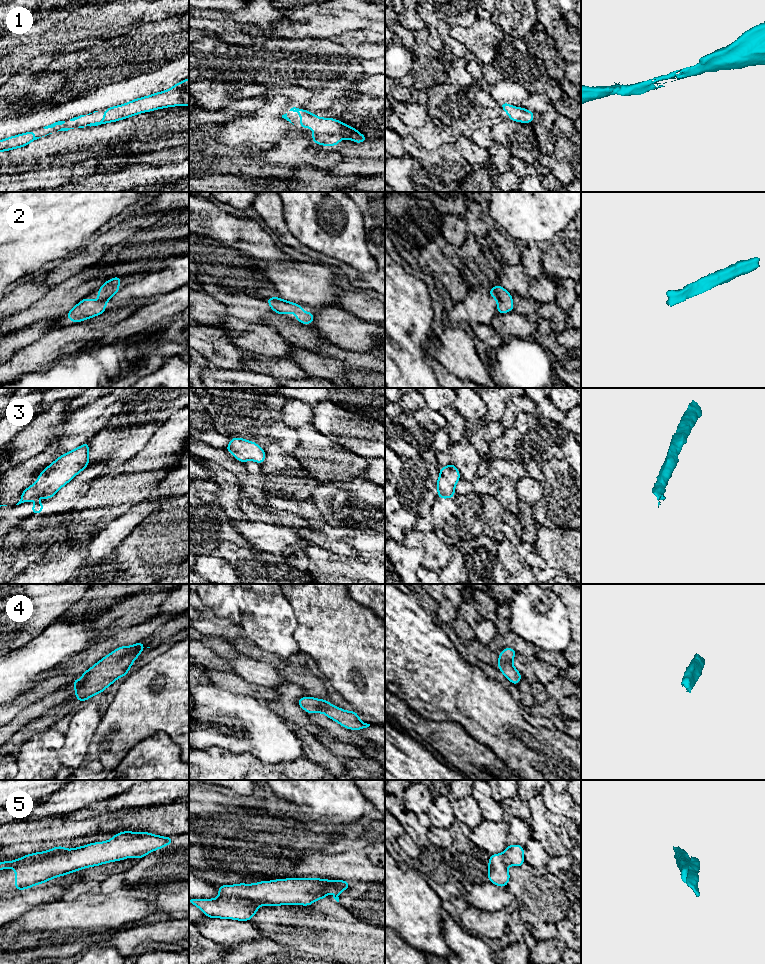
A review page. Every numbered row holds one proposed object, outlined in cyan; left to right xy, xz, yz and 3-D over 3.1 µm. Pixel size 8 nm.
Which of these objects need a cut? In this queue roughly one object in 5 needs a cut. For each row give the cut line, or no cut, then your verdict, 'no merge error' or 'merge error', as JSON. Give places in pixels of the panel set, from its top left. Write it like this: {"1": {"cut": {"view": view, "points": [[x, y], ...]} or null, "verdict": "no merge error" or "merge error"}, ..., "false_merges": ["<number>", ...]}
{"1": {"cut": null, "verdict": "no merge error"}, "2": {"cut": null, "verdict": "no merge error"}, "3": {"cut": null, "verdict": "no merge error"}, "4": {"cut": null, "verdict": "no merge error"}, "5": {"cut": {"view": "xy", "points": [[64, 849], [25, 859], [14, 866]]}, "verdict": "merge error"}, "false_merges": ["5"]}

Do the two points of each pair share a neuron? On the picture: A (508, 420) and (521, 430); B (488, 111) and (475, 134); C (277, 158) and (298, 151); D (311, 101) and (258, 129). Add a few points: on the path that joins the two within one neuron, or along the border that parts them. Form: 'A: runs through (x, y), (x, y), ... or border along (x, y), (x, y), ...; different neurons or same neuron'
A: border along (532, 413), (519, 412), (514, 423), (505, 429); different neurons
B: runs through (482, 117), (477, 128); same neuron
C: runs through (282, 154), (293, 154); same neuron
D: runs through (298, 100), (287, 100), (271, 116); same neuron

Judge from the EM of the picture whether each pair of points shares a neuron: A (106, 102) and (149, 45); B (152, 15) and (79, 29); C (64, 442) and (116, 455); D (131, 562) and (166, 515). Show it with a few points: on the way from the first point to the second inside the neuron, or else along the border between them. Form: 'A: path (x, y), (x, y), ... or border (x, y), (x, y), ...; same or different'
A: border (145, 73), (107, 85); different
B: path (134, 14), (107, 14), (97, 23); same
C: border (106, 425), (87, 440); different
D: path (143, 550), (166, 527); same

